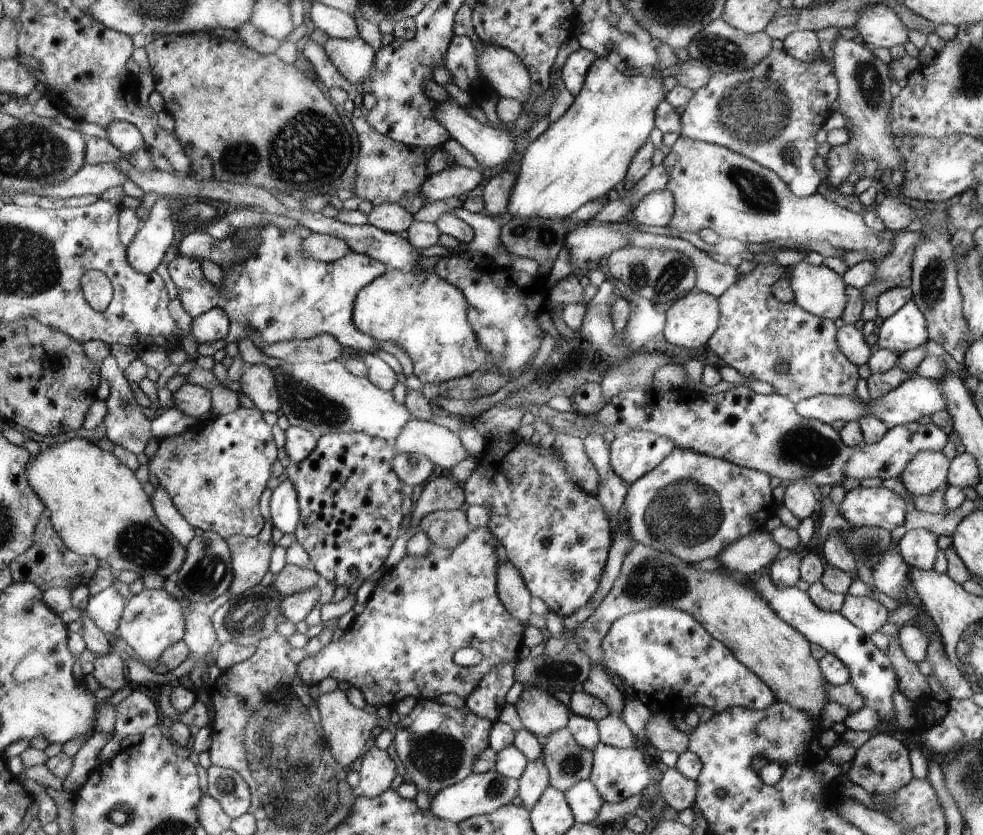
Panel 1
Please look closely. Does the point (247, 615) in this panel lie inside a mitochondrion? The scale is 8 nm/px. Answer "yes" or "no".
yes

